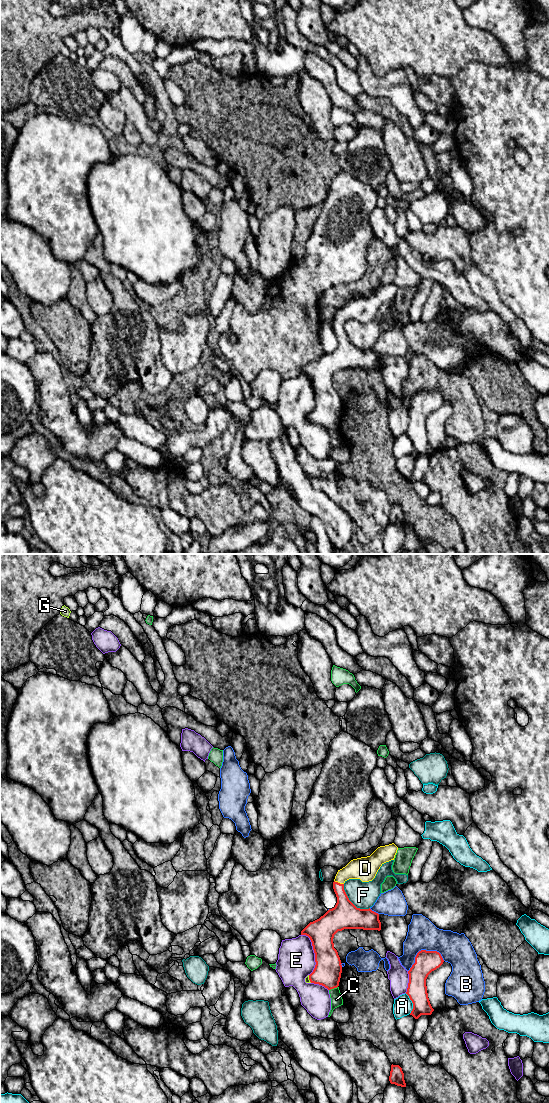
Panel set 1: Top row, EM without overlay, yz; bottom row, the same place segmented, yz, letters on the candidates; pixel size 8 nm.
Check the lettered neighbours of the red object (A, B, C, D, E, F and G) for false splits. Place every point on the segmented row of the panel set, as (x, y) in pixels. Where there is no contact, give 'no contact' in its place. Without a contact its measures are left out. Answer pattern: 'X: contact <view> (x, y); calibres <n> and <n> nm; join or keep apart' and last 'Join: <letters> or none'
A: contact yz (412, 1002); calibres 160 and 150 nm; keep apart
B: contact yz (422, 950); calibres 180 and 240 nm; keep apart
C: contact yz (333, 988); calibres 220 and 100 nm; keep apart
D: contact yz (339, 883); calibres 200 and 190 nm; join
E: contact yz (314, 952); calibres 220 and 300 nm; keep apart
F: contact yz (351, 902); calibres 220 and 220 nm; keep apart
G: contact yz (309, 979); calibres 220 and 40 nm; keep apart
Join: D

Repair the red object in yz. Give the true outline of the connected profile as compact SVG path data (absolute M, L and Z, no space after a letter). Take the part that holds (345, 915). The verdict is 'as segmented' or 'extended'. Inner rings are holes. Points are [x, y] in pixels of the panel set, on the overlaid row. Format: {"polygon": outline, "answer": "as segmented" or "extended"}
{"polygon": "M392 843L378 847L370 856L351 860L338 870L333 889L337 897L334 908L329 909L319 919L310 922L301 935L310 938L315 953L315 968L309 975L311 983L319 984L328 990L339 986L342 963L333 938L344 929L381 930L379 914L369 909L357 908L348 898L344 883L349 879L372 881L380 867L394 860L398 847Z", "answer": "extended"}

